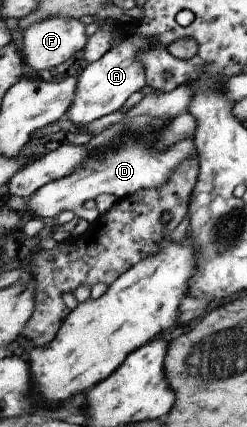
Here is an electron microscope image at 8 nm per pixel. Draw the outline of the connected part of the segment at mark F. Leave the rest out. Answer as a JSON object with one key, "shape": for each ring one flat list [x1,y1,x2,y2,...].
{"shape":[[48,18,24,30,19,35,18,41,22,49,24,65,28,65,35,73,44,69,51,70,64,61,68,61,74,53,83,49,88,36,85,32,85,25,79,23,77,19]]}

